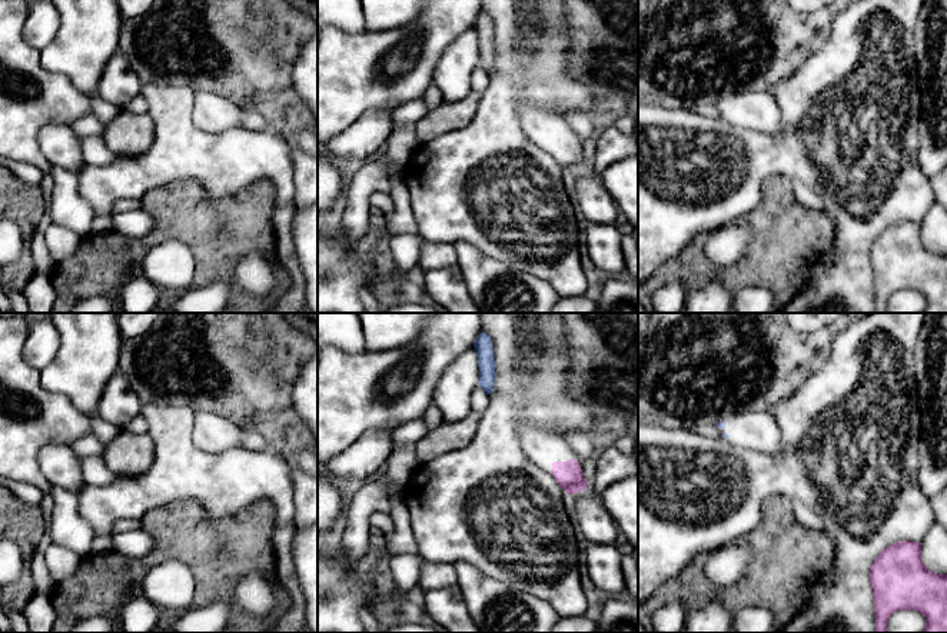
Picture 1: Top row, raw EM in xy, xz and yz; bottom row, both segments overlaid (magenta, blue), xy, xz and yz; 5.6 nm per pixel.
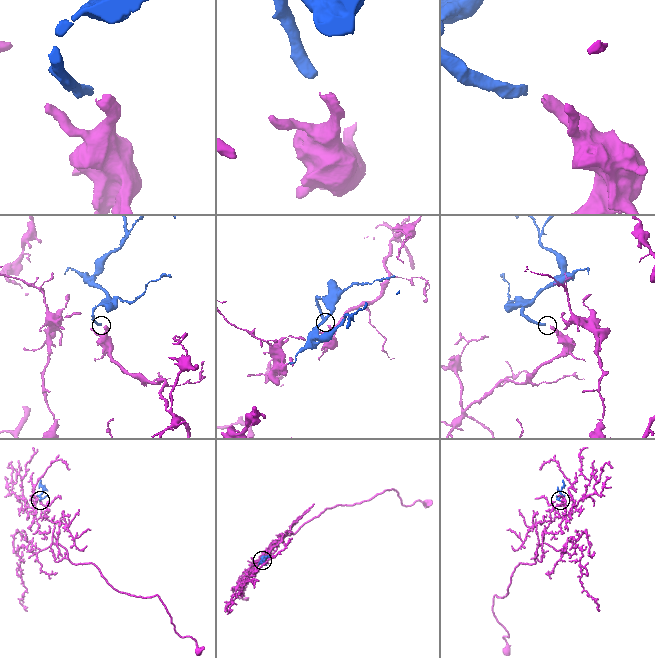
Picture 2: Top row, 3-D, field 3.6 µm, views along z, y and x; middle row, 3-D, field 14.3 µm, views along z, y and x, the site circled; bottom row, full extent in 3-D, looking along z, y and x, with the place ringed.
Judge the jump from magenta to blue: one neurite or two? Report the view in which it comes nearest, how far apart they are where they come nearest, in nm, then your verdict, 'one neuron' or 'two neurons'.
view xz; gap 500 nm; one neuron

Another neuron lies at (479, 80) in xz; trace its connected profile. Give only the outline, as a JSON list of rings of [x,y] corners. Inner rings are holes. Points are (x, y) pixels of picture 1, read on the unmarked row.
[[[476,66],[471,76],[471,89],[484,94],[485,90],[488,89],[488,84],[489,84],[489,77],[486,71],[482,67]]]

